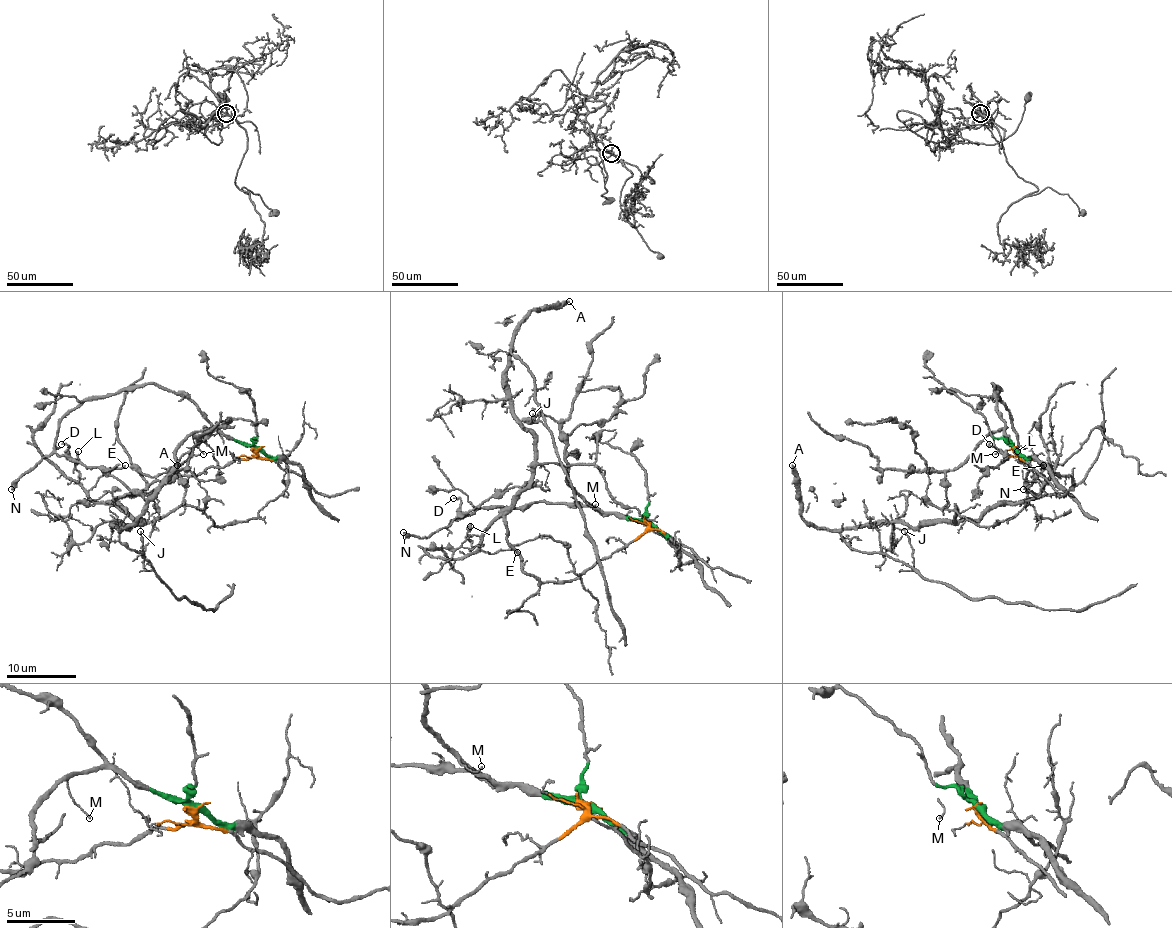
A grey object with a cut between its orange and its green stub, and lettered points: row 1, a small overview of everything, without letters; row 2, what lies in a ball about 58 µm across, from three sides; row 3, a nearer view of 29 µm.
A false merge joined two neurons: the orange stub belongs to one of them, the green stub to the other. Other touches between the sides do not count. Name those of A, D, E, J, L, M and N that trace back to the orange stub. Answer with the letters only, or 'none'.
A, E, J, L

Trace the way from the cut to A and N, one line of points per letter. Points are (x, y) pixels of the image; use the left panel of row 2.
A: (255, 447), (248, 458), (153, 480), (115, 499), (142, 520), (115, 525), (128, 527), (177, 465)
N: (257, 447), (227, 439), (186, 397), (142, 383), (101, 397), (85, 397), (61, 420), (50, 453), (11, 489)

